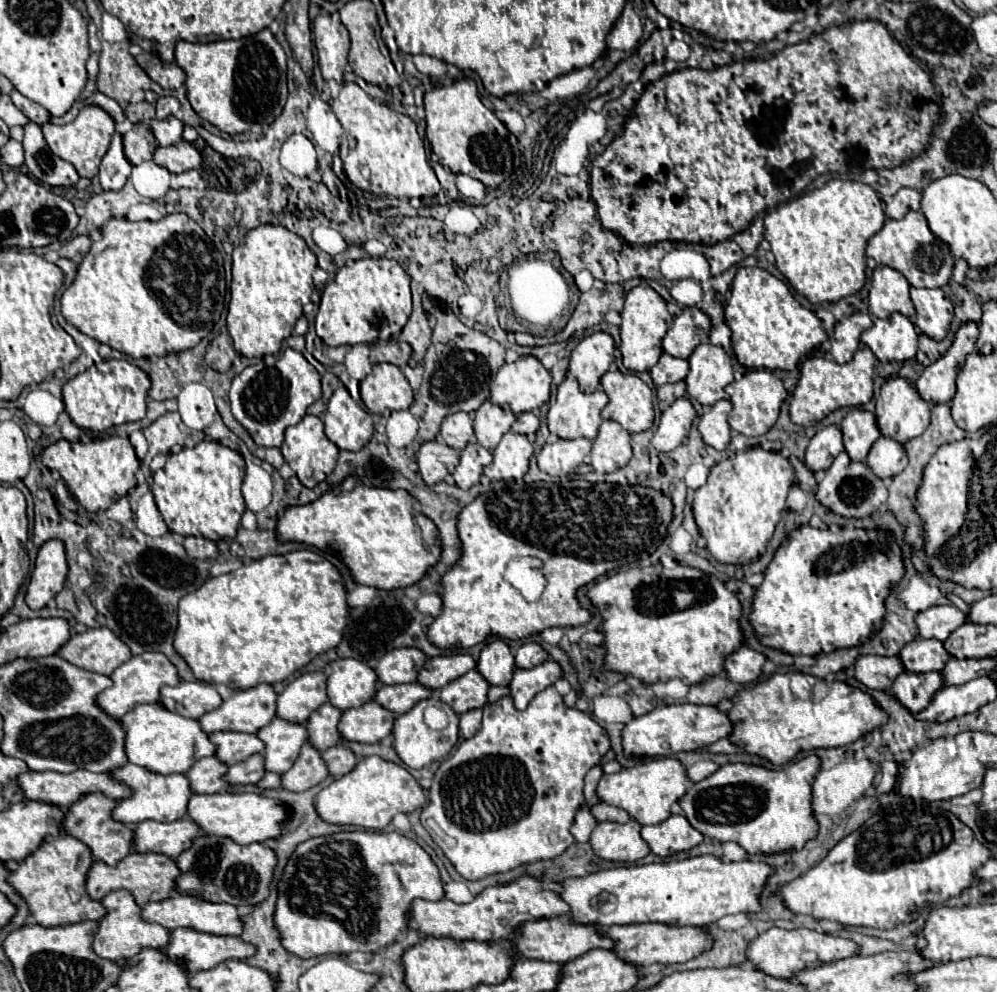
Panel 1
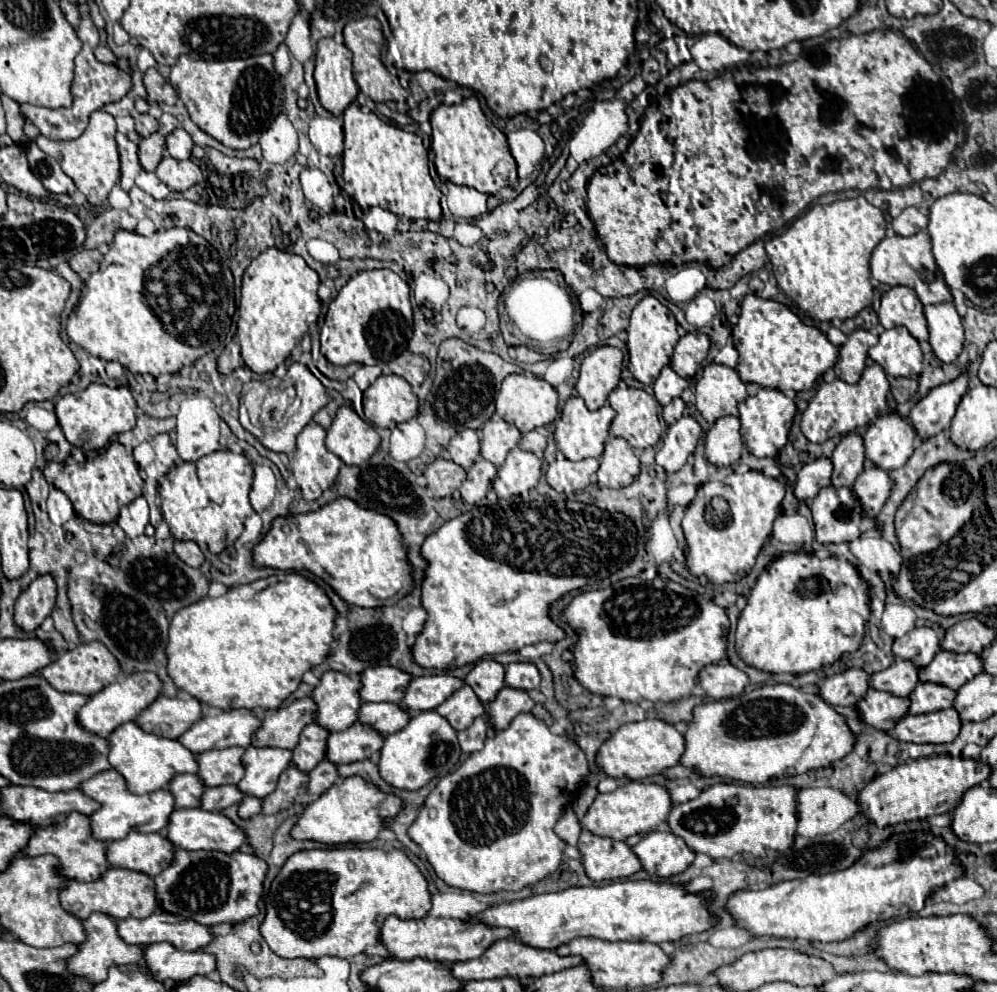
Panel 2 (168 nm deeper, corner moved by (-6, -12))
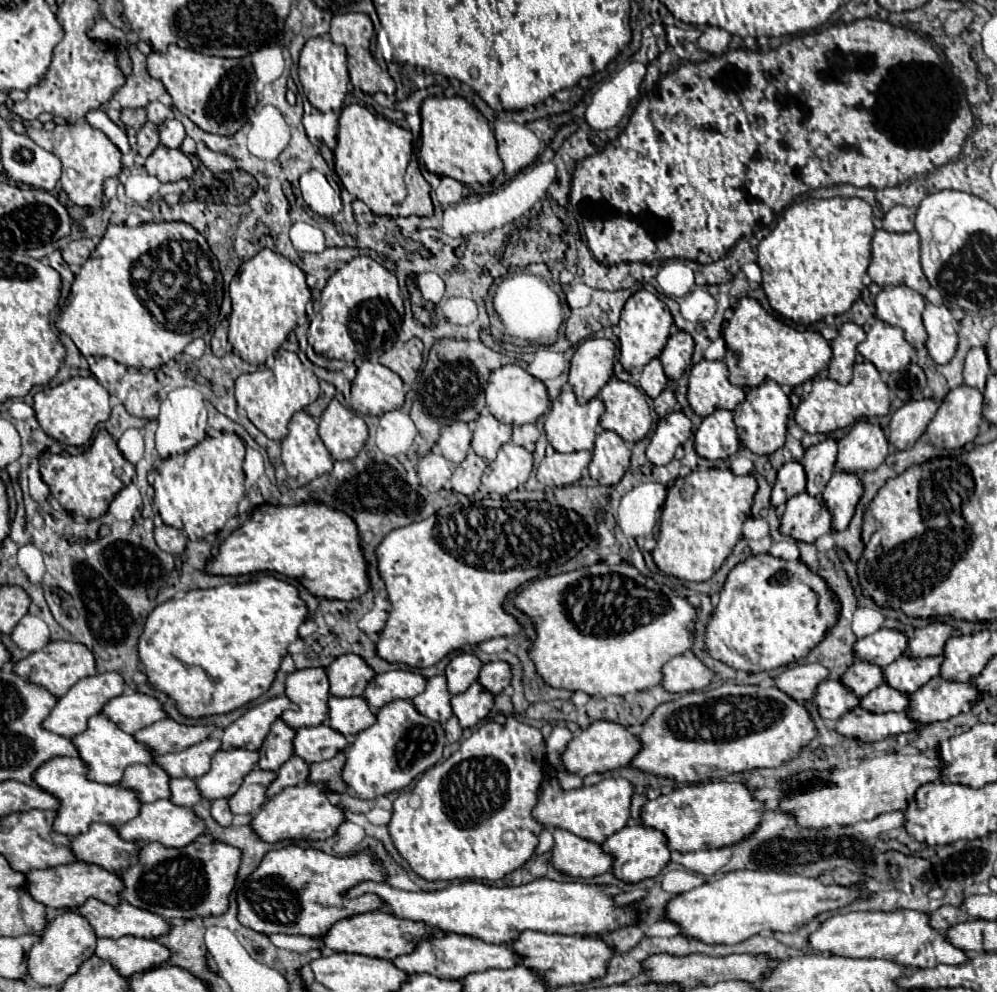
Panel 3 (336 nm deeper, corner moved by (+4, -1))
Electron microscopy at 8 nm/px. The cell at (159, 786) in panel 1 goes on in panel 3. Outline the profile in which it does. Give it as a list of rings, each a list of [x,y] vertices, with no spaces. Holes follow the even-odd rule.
[[[55,757],[47,761],[45,765],[41,765],[41,769],[37,769],[37,773],[33,775],[35,783],[41,789],[53,793],[61,801],[61,807],[57,811],[57,821],[53,823],[53,829],[57,829],[57,833],[75,837],[85,833],[95,821],[121,827],[123,823],[139,815],[139,809],[143,803],[135,789],[127,789],[121,785],[103,785],[103,783],[91,781],[87,773],[89,773],[89,767],[81,757]]]

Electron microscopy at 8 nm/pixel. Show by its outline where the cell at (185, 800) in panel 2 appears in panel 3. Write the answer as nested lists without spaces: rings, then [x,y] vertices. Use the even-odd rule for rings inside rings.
[[[157,763],[149,765],[129,765],[125,769],[125,777],[121,785],[129,785],[129,789],[137,789],[143,803],[151,803],[157,799],[169,799],[169,773]]]

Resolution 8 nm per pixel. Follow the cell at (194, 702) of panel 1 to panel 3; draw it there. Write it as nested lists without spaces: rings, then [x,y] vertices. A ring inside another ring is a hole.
[[[139,691],[115,697],[103,709],[103,713],[115,721],[125,733],[137,733],[143,727],[149,727],[161,719],[167,719],[167,713],[159,699]]]

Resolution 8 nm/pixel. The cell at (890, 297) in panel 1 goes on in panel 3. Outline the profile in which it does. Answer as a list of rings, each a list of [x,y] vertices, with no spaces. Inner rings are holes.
[[[907,285],[883,287],[875,297],[877,317],[901,327],[905,331],[905,339],[911,345],[925,343],[925,327],[921,321],[923,307],[925,299]]]

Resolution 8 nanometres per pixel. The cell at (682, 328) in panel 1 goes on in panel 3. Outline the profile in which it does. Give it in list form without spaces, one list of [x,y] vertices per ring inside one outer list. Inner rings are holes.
[[[677,331],[675,335],[669,337],[669,341],[663,347],[663,353],[659,357],[663,363],[665,375],[669,379],[679,379],[685,373],[687,365],[691,365],[693,347],[695,347],[695,341],[687,331]]]

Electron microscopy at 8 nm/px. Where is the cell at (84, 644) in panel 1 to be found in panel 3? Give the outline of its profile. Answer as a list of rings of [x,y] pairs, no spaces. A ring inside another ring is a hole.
[[[51,641],[41,651],[35,651],[29,657],[17,661],[13,671],[37,685],[43,685],[55,697],[63,697],[81,677],[91,677],[93,673],[97,673],[93,653],[83,643],[77,641]]]

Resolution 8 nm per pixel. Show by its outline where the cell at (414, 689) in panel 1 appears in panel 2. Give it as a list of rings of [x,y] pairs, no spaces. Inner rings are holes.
[[[363,702],[361,708],[359,708],[357,720],[365,726],[371,726],[381,736],[387,736],[391,732],[397,732],[397,730],[405,728],[405,724],[409,720],[409,714],[405,710],[401,710],[399,704]]]

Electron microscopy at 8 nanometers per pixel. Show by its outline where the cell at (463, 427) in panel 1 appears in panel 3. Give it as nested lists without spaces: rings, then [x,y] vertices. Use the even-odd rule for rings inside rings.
[[[455,421],[449,427],[445,427],[437,441],[443,457],[453,461],[455,465],[465,459],[469,443],[471,443],[471,431],[469,431],[467,423],[463,423],[463,421]]]

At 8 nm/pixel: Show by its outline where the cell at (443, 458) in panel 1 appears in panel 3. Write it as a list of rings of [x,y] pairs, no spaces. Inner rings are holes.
[[[427,453],[425,457],[419,459],[419,465],[417,465],[417,475],[421,479],[421,485],[435,493],[439,489],[443,489],[443,485],[451,479],[453,475],[453,463],[447,461],[443,455],[439,453]]]

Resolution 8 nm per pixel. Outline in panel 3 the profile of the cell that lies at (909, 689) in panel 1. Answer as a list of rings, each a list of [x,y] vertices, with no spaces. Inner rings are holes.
[[[827,679],[817,687],[817,697],[813,701],[819,707],[821,717],[827,721],[839,721],[861,703],[861,699],[847,685],[833,679]]]

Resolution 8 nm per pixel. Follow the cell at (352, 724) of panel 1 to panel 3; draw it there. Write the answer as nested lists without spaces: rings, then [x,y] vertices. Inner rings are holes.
[[[323,723],[317,727],[297,729],[293,745],[295,755],[303,757],[309,763],[317,763],[333,759],[339,751],[343,751],[349,745],[349,739],[343,733],[331,729],[327,723]]]

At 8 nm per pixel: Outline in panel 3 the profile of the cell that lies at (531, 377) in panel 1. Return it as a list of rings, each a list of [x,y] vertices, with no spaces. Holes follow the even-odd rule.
[[[503,365],[495,369],[489,377],[485,397],[487,397],[487,409],[493,413],[493,417],[497,417],[499,421],[505,421],[507,425],[535,423],[551,407],[545,383],[537,381],[531,373],[527,373],[519,365]]]

